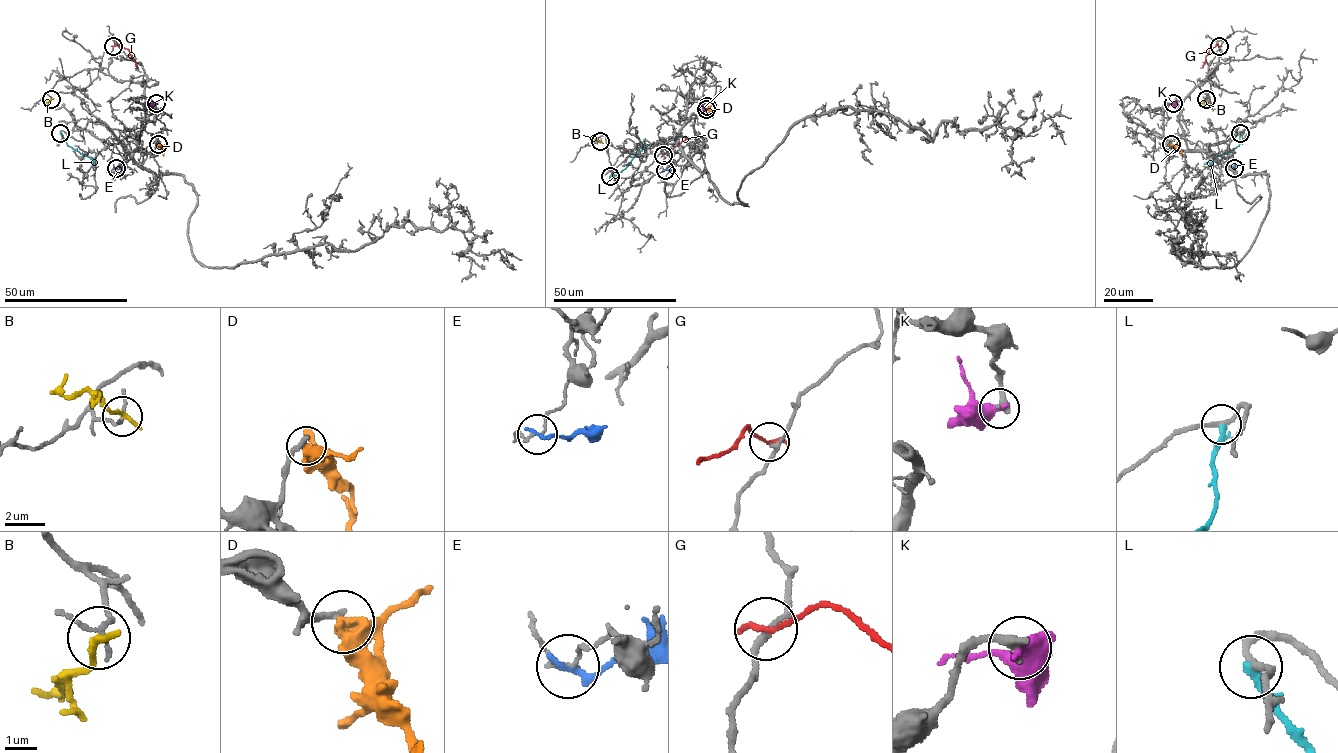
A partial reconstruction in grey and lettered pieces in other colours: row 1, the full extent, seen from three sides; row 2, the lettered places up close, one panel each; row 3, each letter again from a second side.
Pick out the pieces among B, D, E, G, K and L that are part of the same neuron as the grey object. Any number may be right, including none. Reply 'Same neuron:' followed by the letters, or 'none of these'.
Same neuron: none of these

